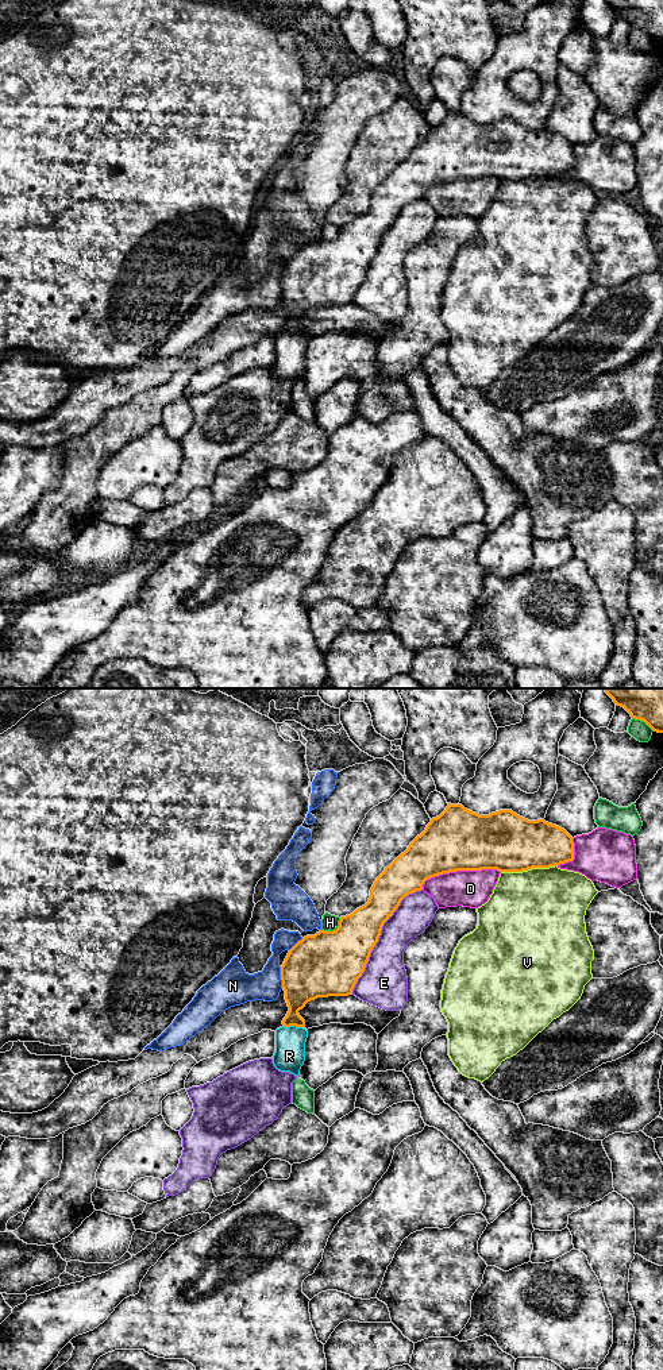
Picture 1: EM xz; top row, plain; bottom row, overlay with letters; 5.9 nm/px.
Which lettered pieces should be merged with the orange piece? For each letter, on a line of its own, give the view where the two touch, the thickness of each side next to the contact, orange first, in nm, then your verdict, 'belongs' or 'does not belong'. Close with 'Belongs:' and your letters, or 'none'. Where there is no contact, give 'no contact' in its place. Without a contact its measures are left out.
D: xz | 360/220 nm | does not belong
E: xz | 300/260 nm | does not belong
H: xz | 380/100 nm | does not belong
N: xz | 380/190 nm | does not belong
R: xz | 220/180 nm | belongs
V: xz | 360/480 nm | does not belong
Belongs: R

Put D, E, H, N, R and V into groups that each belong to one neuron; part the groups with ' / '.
D / E / H / N / R / V

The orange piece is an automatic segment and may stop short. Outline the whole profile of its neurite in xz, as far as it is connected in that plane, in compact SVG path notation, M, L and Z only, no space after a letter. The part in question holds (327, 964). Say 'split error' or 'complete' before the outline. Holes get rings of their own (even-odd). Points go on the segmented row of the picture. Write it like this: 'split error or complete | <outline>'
split error | M448 803L446 810L432 818L408 849L377 877L365 906L350 915L340 916L336 930L320 930L315 935L307 935L289 950L281 966L282 988L289 1011L282 1020L284 1026L275 1030L274 1066L298 1077L305 1061L308 1038L308 1030L304 1029L305 1020L298 1011L317 997L352 995L370 953L378 942L383 923L405 896L423 889L425 880L456 871L523 872L532 868L550 868L573 860L573 837L556 825L544 819L528 821L512 810L479 815L462 804Z

